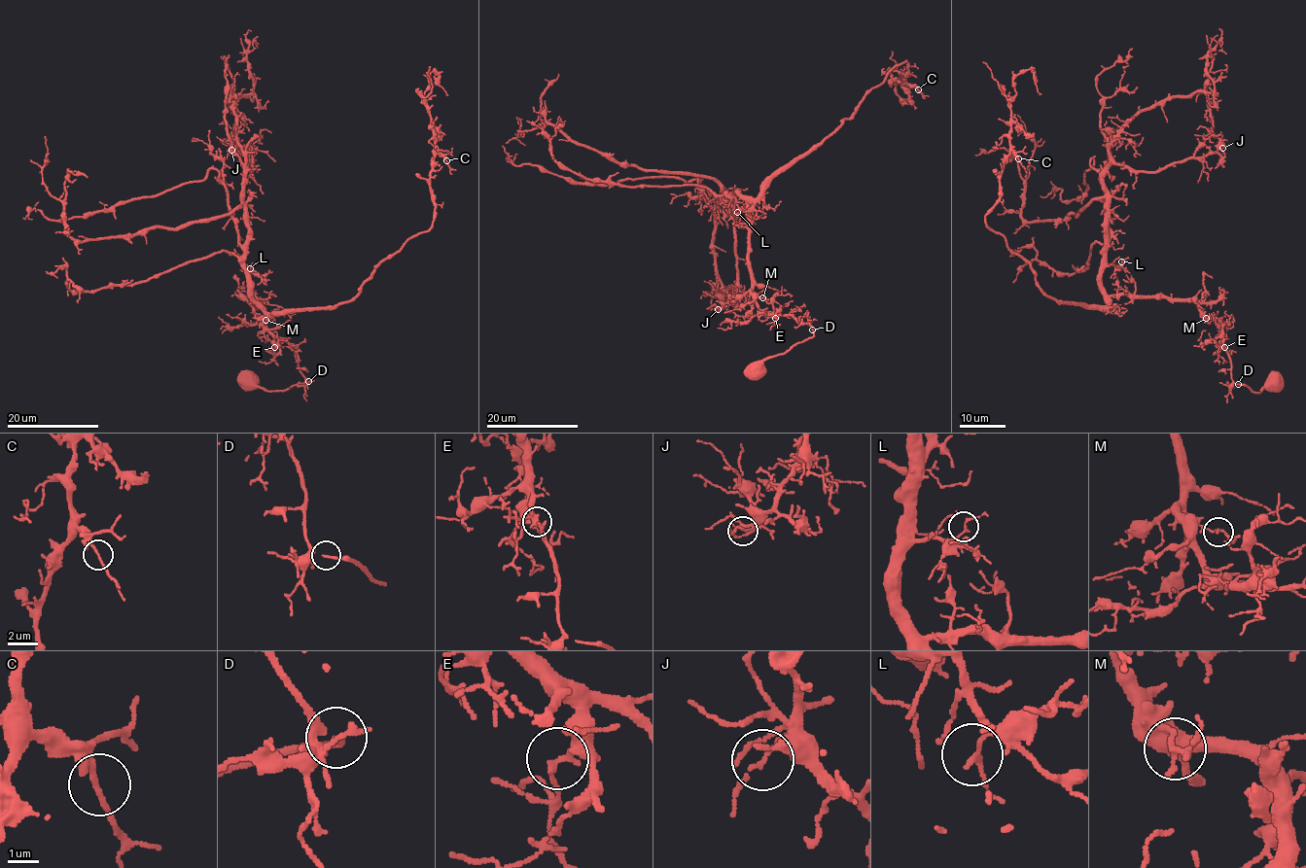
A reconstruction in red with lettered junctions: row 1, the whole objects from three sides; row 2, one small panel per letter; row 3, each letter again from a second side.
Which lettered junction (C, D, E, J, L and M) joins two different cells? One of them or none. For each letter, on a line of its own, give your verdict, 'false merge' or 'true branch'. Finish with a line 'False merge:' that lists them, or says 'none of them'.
C: true branch
D: true branch
E: true branch
J: true branch
L: true branch
M: true branch
False merge: none of them

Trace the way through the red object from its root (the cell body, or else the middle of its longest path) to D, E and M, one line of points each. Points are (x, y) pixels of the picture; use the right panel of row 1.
D: (1276, 383), (1276, 387), (1264, 387), (1255, 393), (1249, 387), (1237, 384)
E: (1276, 383), (1276, 387), (1264, 387), (1255, 393), (1249, 387), (1234, 383), (1224, 347)
M: (1276, 383), (1276, 387), (1255, 393), (1234, 383), (1221, 325), (1206, 318)

